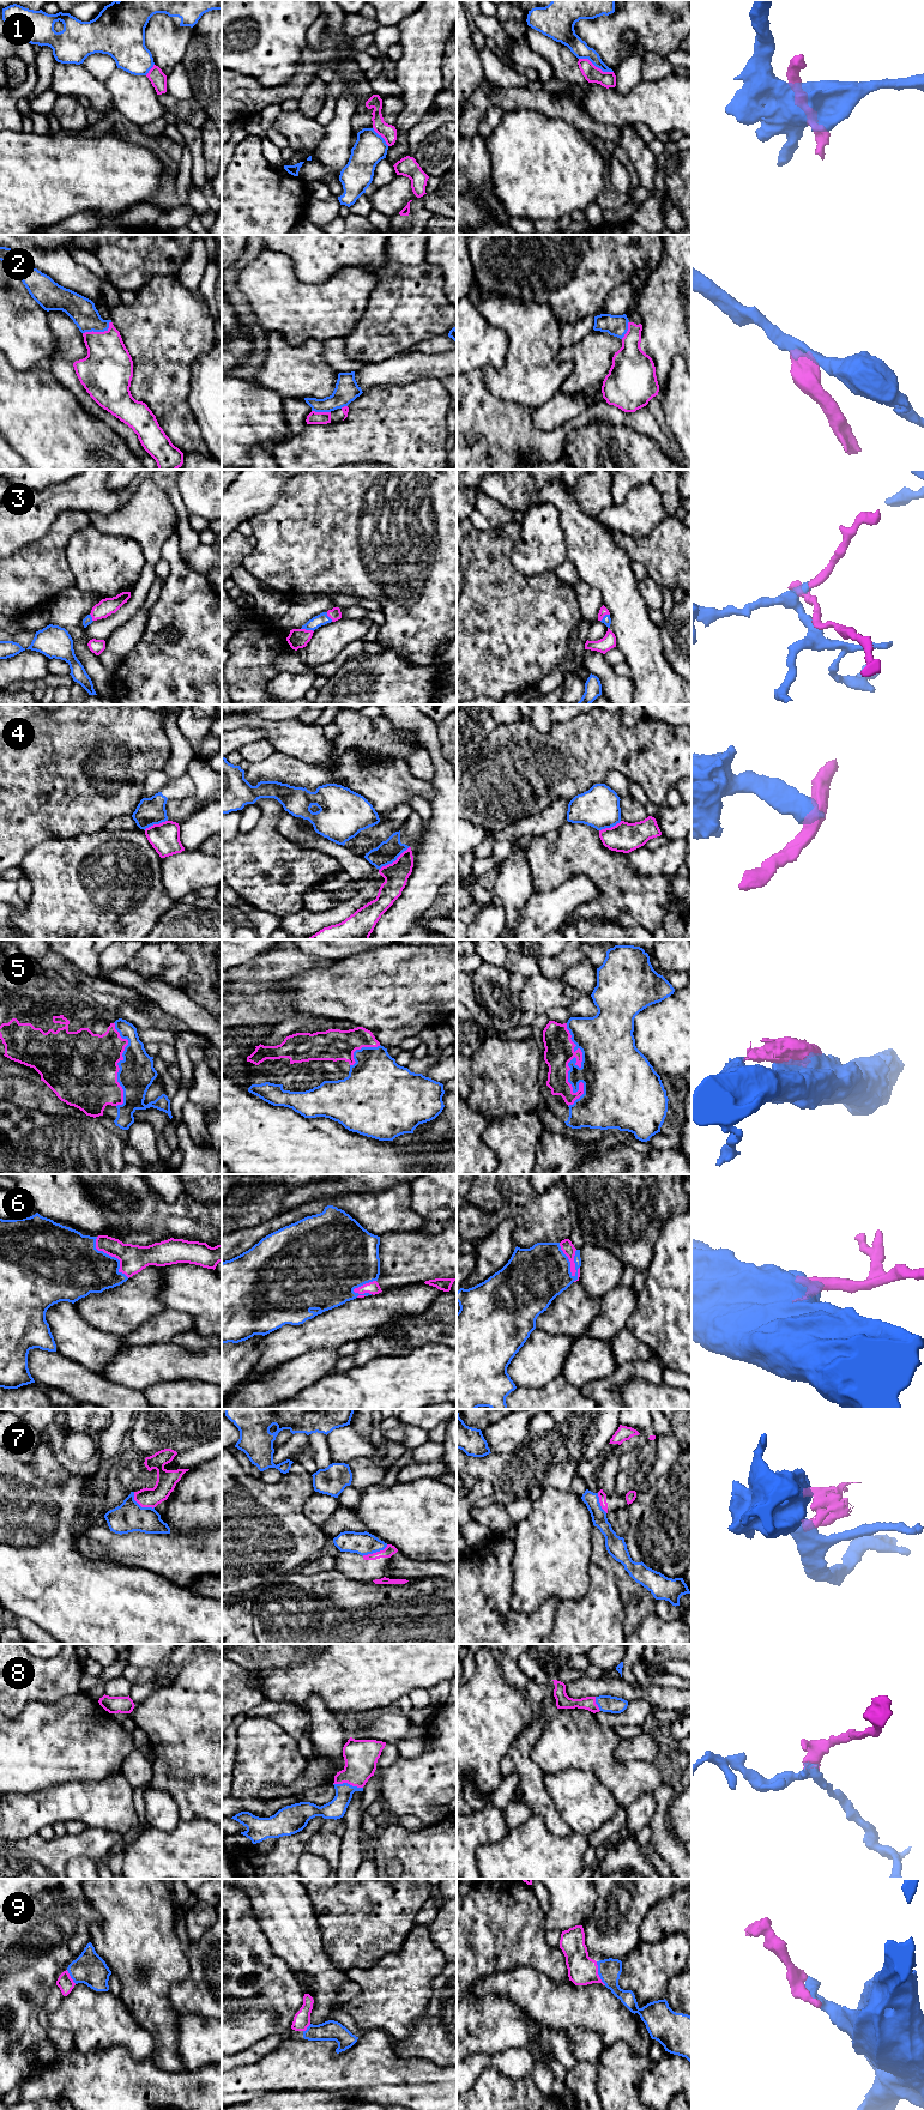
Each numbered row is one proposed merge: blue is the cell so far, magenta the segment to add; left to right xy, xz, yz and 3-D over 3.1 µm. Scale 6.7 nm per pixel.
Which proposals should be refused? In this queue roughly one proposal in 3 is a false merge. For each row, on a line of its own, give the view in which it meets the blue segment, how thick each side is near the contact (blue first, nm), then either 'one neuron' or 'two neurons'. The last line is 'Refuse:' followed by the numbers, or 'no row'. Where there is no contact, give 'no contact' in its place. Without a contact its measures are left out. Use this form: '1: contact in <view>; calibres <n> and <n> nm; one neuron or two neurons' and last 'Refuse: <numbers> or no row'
1: contact in yz; calibres 110 and 110 nm; two neurons
2: contact in xy; calibres 180 and 320 nm; two neurons
3: contact in xz; calibres 80 and 130 nm; one neuron
4: contact in xz; calibres 150 and 170 nm; two neurons
5: contact in yz; calibres 340 and 190 nm; one neuron
6: contact in yz; calibres 400 and 90 nm; one neuron
7: contact in xy; calibres 200 and 140 nm; two neurons
8: contact in xz; calibres 130 and 220 nm; one neuron
9: contact in yz; calibres 160 and 200 nm; one neuron
Refuse: 1, 2, 4, 7

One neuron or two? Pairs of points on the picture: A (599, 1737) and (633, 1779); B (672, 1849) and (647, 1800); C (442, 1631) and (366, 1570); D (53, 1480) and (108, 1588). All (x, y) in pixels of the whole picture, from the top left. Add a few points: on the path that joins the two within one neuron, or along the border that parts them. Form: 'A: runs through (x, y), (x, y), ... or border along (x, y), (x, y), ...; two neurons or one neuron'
A: runs through (599, 1749), (599, 1753), (621, 1775); one neuron
B: border along (653, 1794), (656, 1811), (647, 1825); two neurons
C: border along (344, 1575), (351, 1579), (372, 1581); two neurons
D: runs through (53, 1509), (53, 1539), (79, 1565); one neuron

